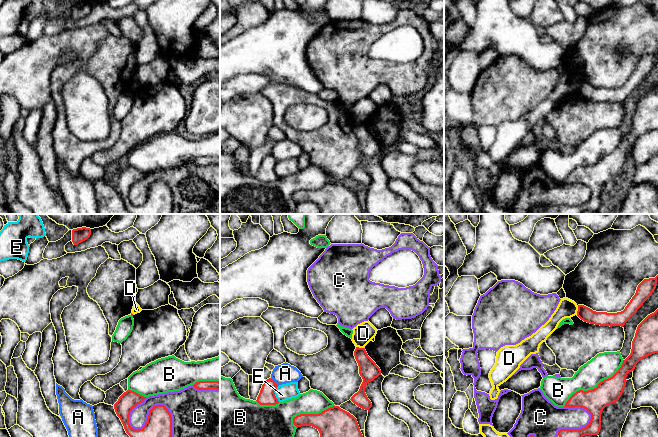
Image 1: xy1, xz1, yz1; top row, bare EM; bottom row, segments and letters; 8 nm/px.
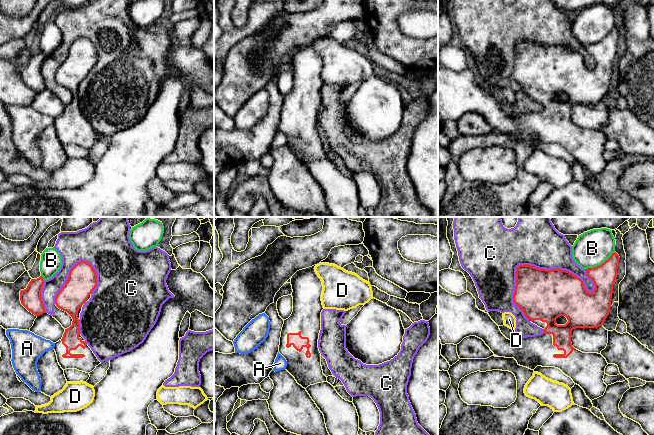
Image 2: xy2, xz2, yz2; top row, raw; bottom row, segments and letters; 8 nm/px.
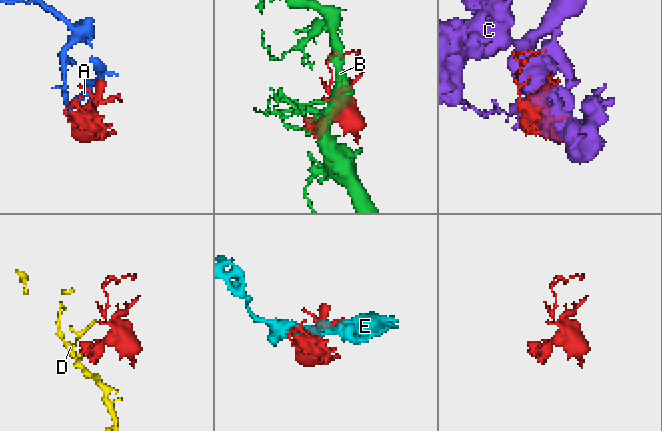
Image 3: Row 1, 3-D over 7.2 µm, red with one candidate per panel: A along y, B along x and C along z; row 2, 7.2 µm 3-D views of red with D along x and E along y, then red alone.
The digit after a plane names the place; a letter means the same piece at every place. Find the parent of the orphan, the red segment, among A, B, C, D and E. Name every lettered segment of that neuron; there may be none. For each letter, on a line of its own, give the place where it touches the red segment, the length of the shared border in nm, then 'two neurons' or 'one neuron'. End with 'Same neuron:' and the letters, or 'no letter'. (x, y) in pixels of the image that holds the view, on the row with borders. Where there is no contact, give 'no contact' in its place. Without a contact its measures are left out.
A: meets red in xz1 at (274, 381); contact 90 nm long; two neurons
B: meets red in yz1 at (594, 388); contact 600 nm long; two neurons
C: meets red in yz2 at (542, 269); contact 700 nm long; two neurons
D: meets red in yz1 at (578, 310); contact 70 nm long; two neurons
E: meets red in xz1 at (274, 394); contact 130 nm long; two neurons
Same neuron: no letter

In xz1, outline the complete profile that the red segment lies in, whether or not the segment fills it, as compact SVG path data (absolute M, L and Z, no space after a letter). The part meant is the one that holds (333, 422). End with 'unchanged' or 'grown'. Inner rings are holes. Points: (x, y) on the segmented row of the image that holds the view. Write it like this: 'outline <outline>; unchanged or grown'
outline M339 406L330 407L319 414L297 415L293 418L293 424L297 428L301 426L312 426L319 431L320 437L363 437L357 419Z; unchanged

